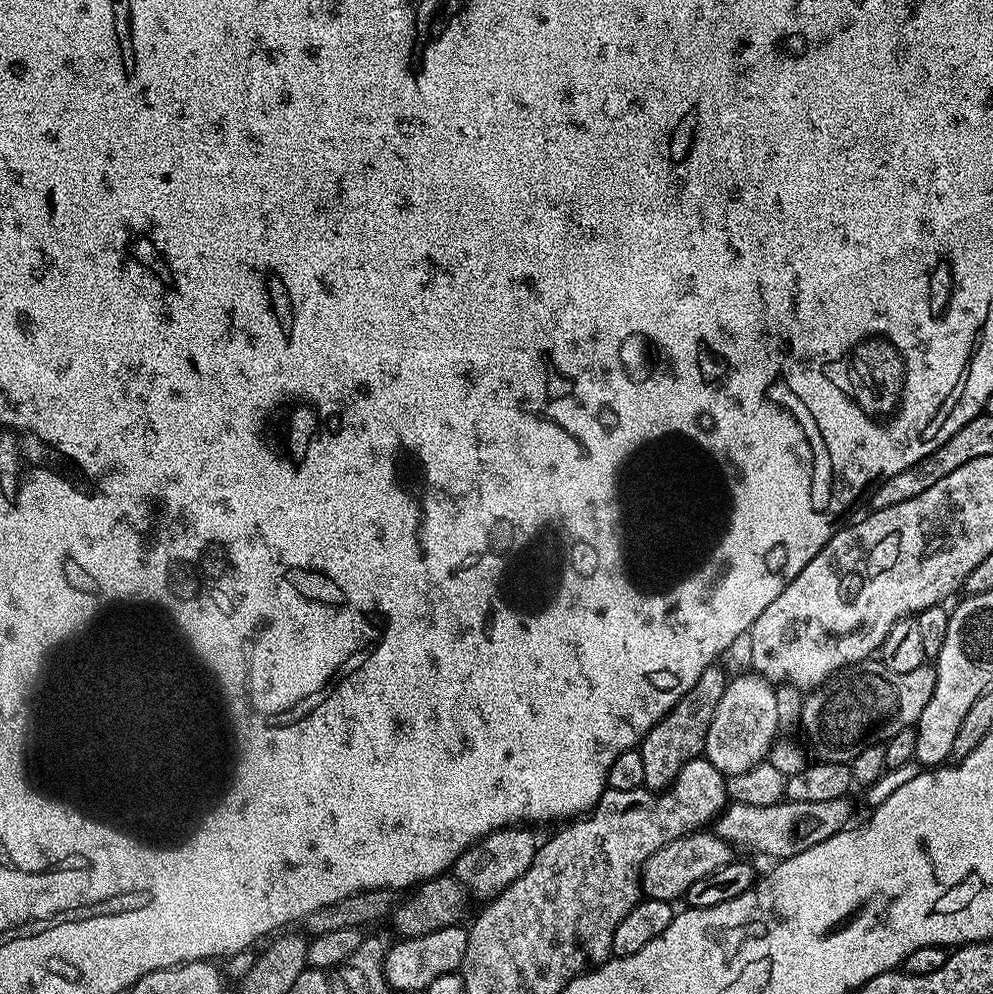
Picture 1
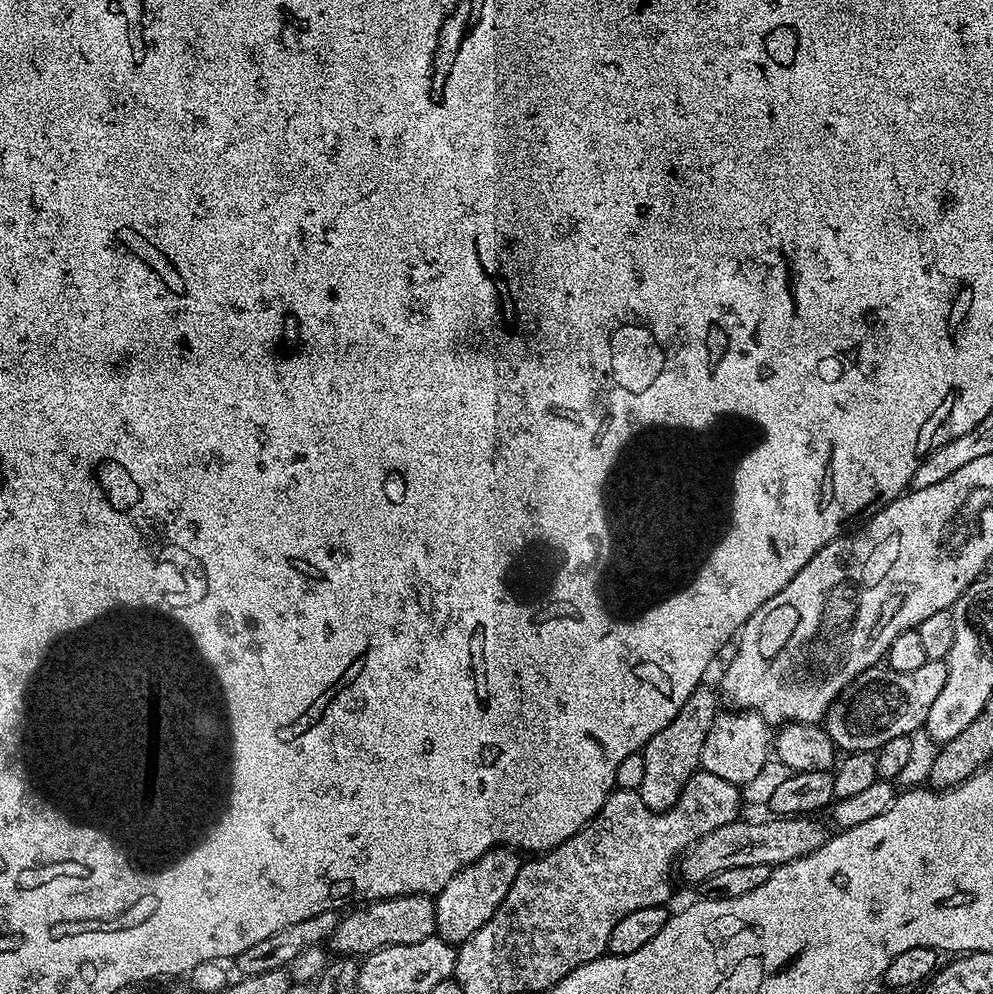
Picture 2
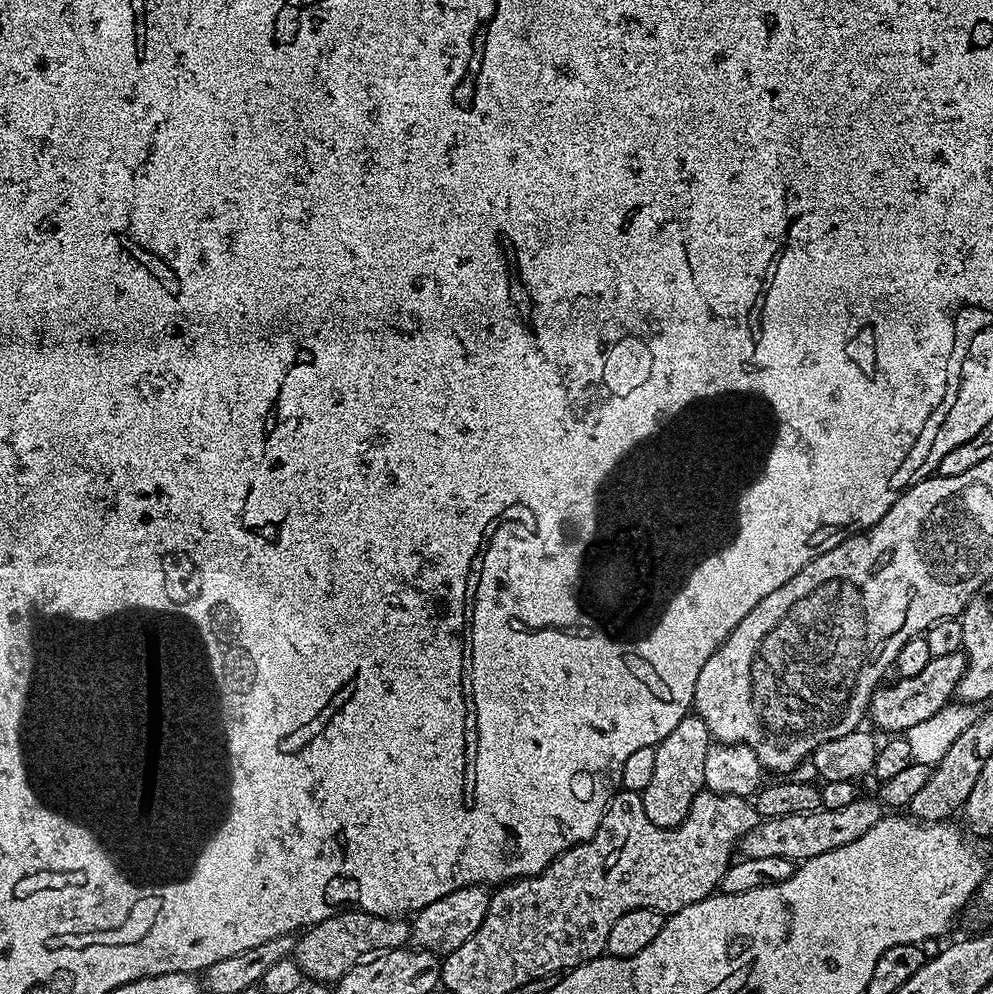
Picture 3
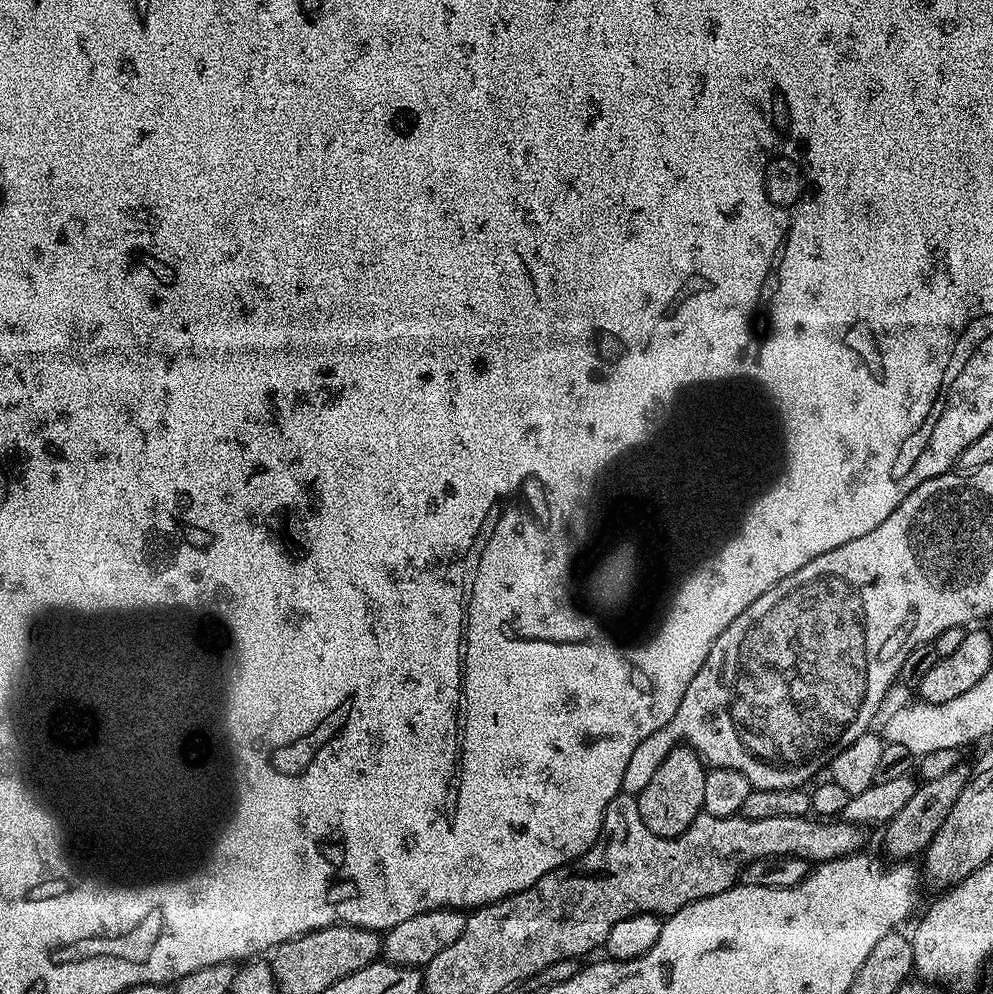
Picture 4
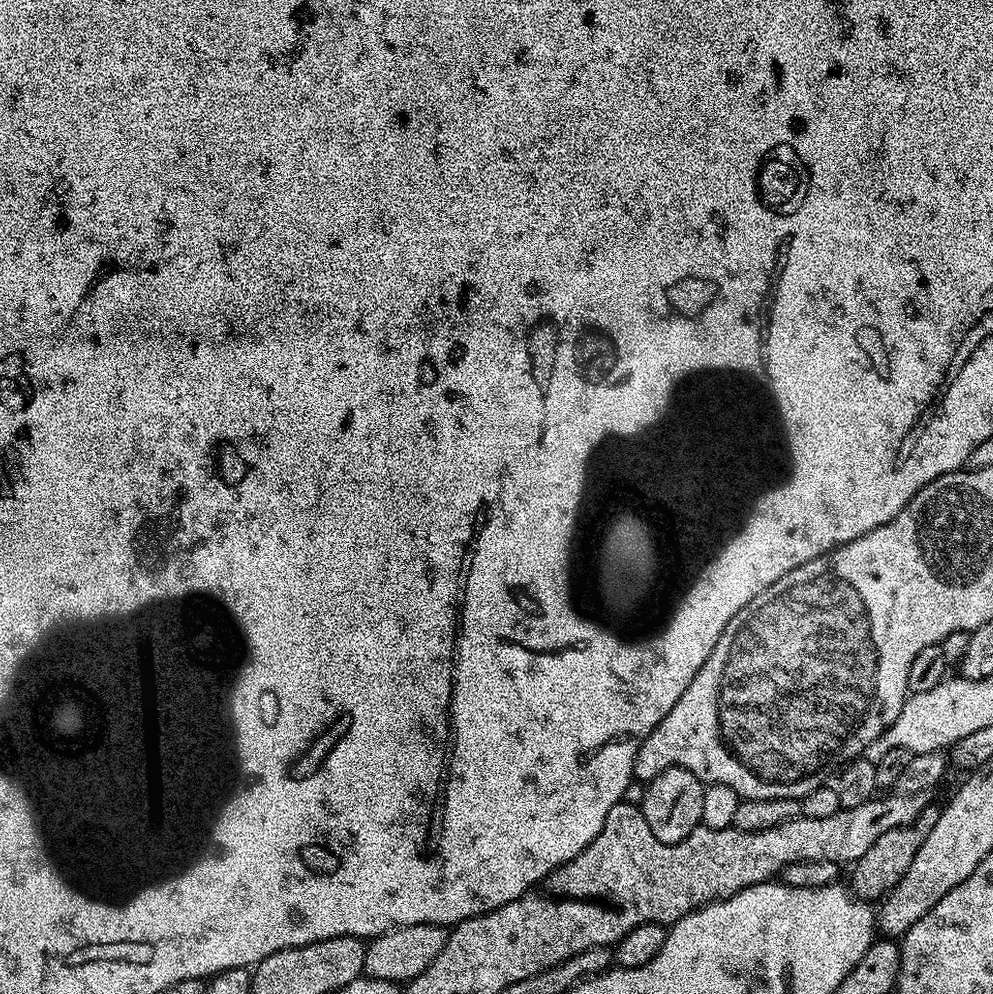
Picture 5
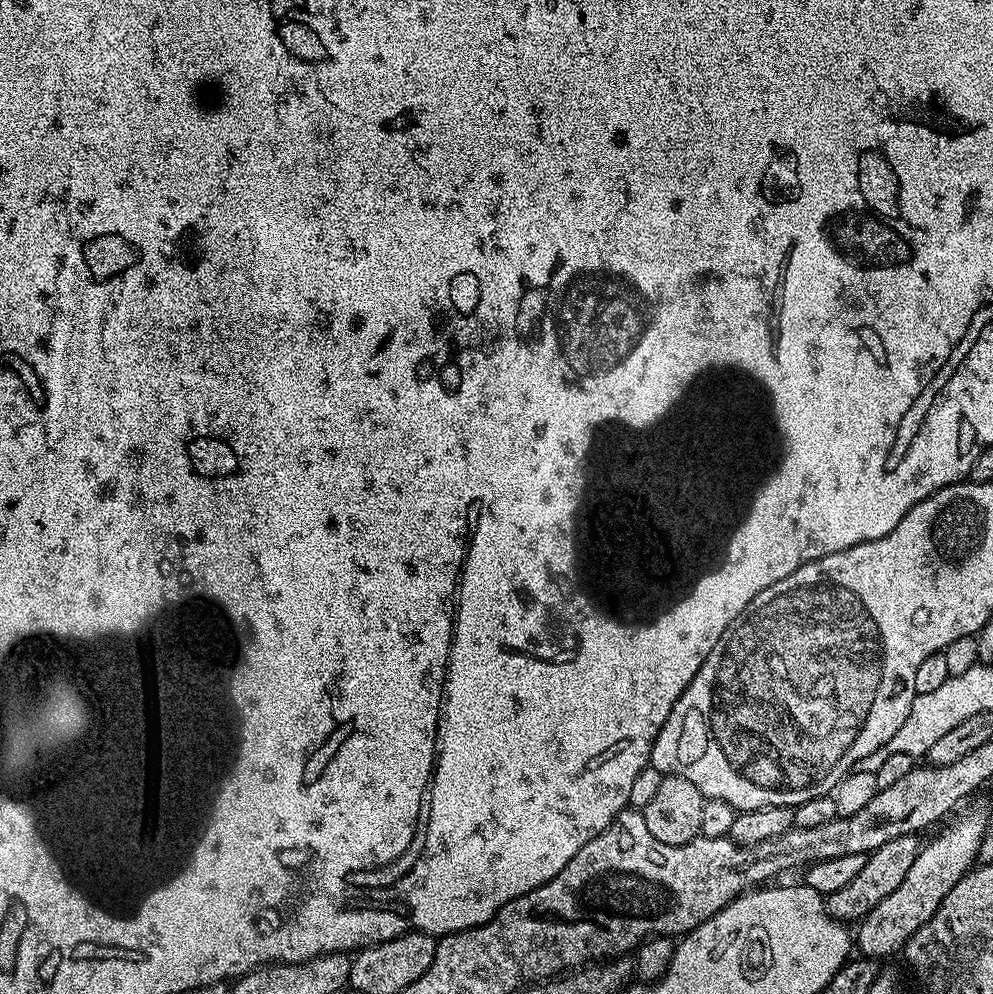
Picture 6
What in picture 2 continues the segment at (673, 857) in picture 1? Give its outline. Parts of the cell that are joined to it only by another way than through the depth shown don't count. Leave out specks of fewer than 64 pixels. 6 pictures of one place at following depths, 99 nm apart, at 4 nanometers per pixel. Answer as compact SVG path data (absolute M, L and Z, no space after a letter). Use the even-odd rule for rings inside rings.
M785 816L767 818L747 824L738 818L718 830L710 830L698 842L691 844L678 860L678 876L692 886L699 886L703 880L718 874L718 870L731 870L737 866L779 866L789 864L803 856L814 854L828 840L829 829L824 829L820 818L806 816Z

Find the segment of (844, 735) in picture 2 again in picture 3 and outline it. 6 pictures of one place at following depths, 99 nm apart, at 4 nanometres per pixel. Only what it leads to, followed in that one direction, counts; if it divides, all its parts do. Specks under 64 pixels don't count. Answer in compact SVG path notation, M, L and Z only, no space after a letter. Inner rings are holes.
M963 651L952 654L934 657L930 662L926 662L926 667L914 678L905 676L893 679L893 684L881 686L872 695L872 701L868 703L869 721L873 720L884 734L907 734L910 726L918 726L918 722L923 722L938 710L948 707L953 703L962 674L966 667L966 657Z

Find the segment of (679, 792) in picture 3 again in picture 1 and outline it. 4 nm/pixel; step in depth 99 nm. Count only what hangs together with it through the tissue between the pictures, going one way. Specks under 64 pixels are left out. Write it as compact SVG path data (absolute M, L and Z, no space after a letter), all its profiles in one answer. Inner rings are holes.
M720 666L706 669L698 678L698 682L690 686L687 694L644 735L638 745L638 751L645 788L649 790L667 788L674 782L682 766L686 766L686 762L697 759L703 753L706 730L710 730L714 710L718 710L718 702L728 688L729 679L729 673L724 673Z

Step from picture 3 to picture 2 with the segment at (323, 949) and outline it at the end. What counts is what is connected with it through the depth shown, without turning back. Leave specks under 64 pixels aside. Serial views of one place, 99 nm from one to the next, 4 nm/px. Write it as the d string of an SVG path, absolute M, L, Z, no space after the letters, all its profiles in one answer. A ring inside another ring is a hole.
M396 896L393 900L373 900L347 916L341 915L330 939L331 951L344 958L363 958L390 946L413 944L430 938L436 930L436 901L431 896Z

